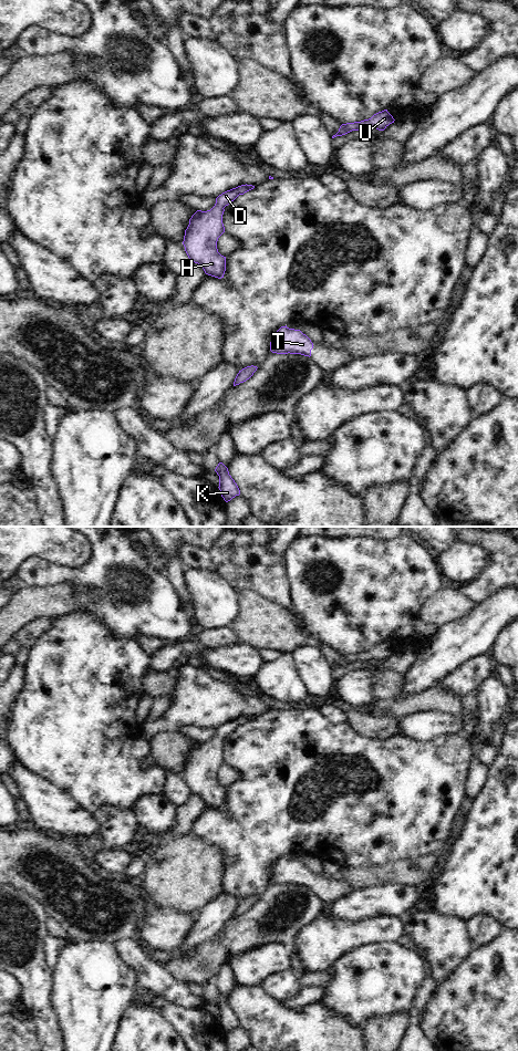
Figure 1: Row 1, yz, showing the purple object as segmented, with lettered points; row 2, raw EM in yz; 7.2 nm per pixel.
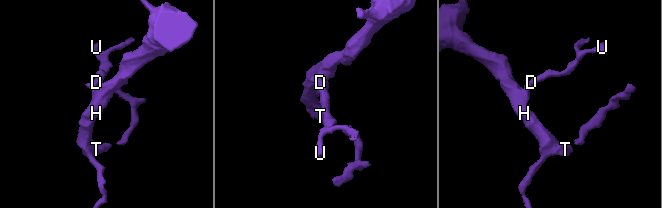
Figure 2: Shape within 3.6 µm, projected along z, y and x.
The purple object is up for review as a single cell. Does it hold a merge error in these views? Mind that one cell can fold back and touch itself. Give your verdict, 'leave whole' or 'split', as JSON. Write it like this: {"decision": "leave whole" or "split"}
{"decision": "leave whole"}

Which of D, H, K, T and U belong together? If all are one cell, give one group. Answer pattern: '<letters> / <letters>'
D H K T U

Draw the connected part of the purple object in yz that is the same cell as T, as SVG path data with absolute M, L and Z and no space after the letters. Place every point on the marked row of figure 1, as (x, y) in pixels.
M281 326L270 342L270 351L277 354L301 354L311 356L313 343L300 330Z

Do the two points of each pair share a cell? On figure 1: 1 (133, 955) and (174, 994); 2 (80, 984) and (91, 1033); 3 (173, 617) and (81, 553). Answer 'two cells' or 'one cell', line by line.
1: one cell
2: one cell
3: two cells

